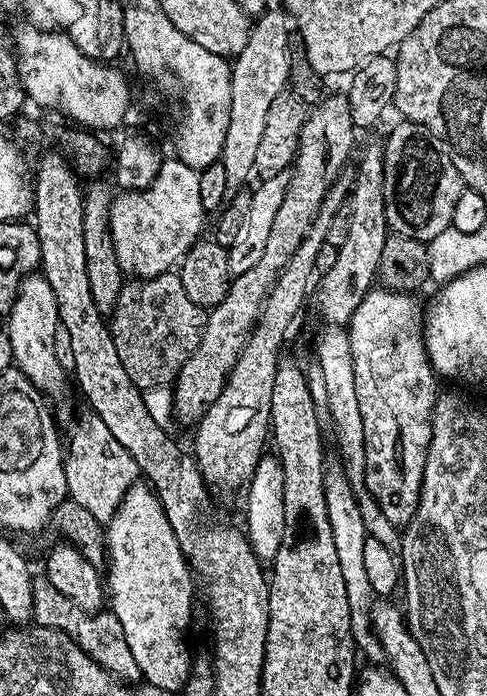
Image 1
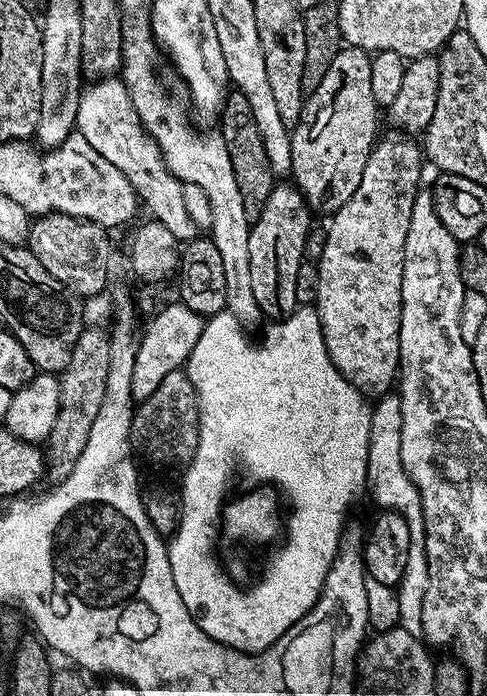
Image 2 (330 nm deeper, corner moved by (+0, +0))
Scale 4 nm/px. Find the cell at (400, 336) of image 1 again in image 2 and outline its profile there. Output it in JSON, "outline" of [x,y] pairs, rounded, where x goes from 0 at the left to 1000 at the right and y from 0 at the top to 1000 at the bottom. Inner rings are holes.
{"outline":[[[811,194],[797,195],[791,201],[789,197],[774,200],[760,227],[752,233],[752,244],[743,244],[743,261],[735,267],[735,273],[727,273],[727,284],[719,284],[719,290],[710,290],[710,296],[696,299],[680,312],[682,322],[671,323],[669,359],[661,359],[661,371],[653,375],[657,398],[653,399],[653,428],[645,441],[661,468],[669,503],[692,532],[752,572],[782,572],[799,568],[817,546],[821,532],[821,458],[830,438],[825,434],[825,382],[830,381],[830,361],[834,359],[834,336],[842,330],[842,310],[850,302],[850,284],[867,270],[867,264],[862,264],[864,208],[856,203],[852,207],[846,203],[852,200],[840,198],[836,194]]]}

